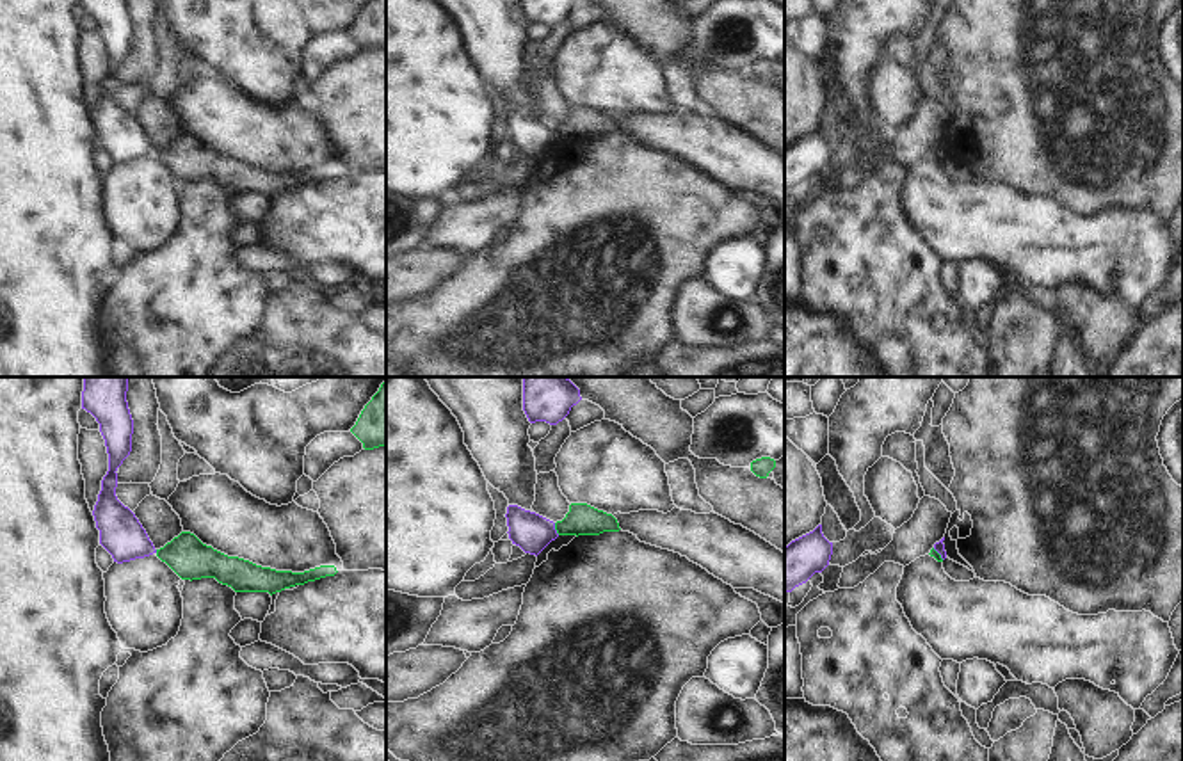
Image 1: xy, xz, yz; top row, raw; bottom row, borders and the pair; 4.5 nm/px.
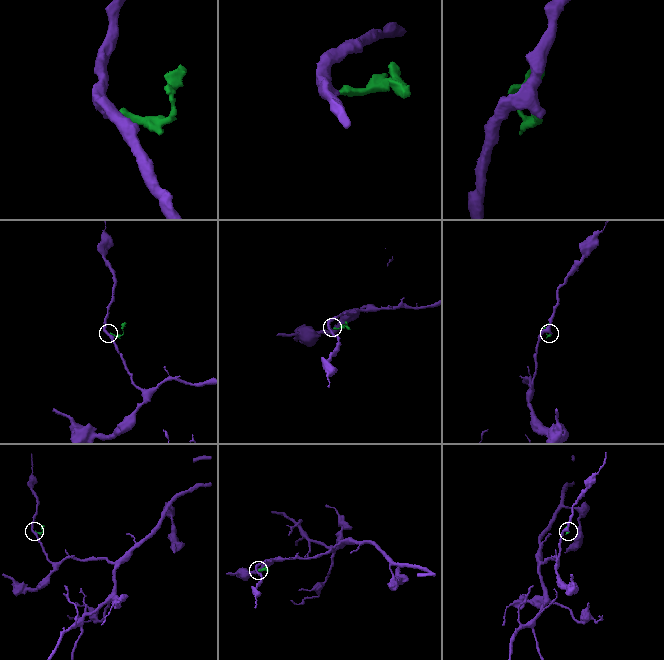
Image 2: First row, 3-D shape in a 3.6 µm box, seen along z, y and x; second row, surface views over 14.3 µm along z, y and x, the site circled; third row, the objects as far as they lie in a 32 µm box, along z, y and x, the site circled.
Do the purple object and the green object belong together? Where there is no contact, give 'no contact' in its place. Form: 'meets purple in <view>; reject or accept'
meets purple in xz; reject

